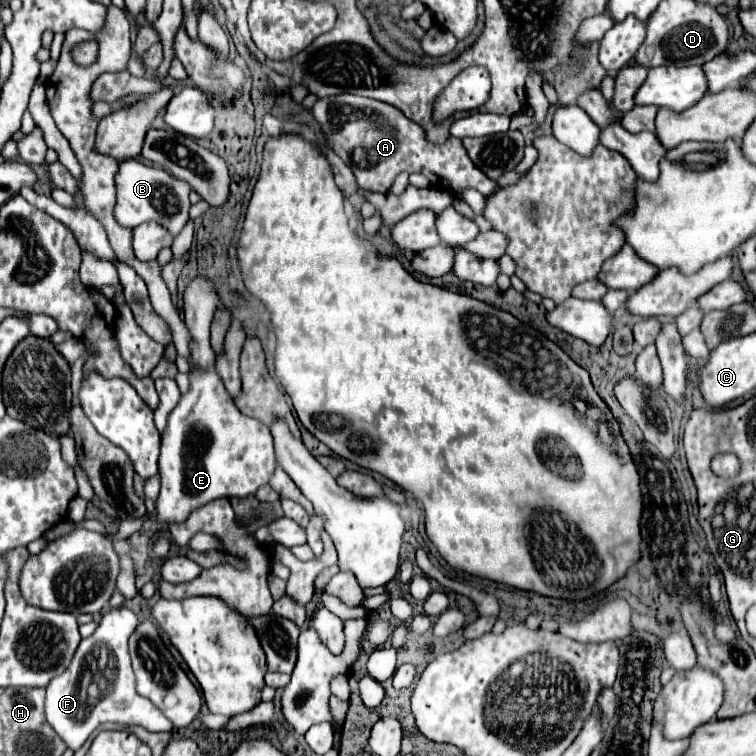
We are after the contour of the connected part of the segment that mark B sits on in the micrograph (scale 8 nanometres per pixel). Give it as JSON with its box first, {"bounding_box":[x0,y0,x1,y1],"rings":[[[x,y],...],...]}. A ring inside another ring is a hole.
{"bounding_box":[115,160,189,238],"rings":[[[125,160],[119,164],[119,176],[117,176],[117,206],[115,206],[115,218],[119,224],[143,224],[147,220],[153,220],[161,224],[169,234],[175,238],[183,226],[189,222],[189,186],[181,180],[175,180],[169,172],[163,172],[161,168],[149,168],[141,164],[139,160]]]}

